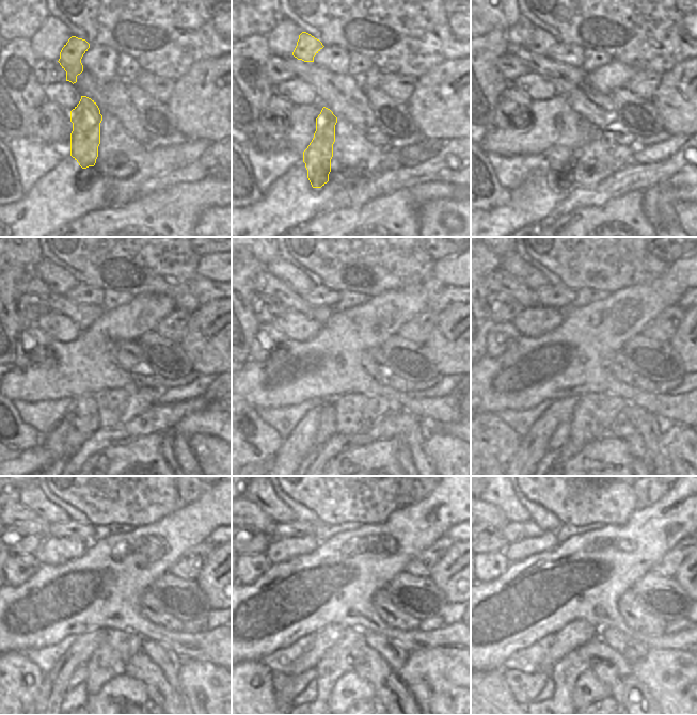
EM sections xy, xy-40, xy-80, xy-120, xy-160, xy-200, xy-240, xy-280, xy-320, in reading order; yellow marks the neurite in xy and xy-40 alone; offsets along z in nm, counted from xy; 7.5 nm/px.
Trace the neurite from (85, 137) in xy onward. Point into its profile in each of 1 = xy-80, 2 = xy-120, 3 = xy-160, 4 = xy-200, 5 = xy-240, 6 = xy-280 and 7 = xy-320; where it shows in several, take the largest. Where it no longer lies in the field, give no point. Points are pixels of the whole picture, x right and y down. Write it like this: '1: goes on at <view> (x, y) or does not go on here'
1: goes on at xy-80 (558, 159)
2: goes on at xy-120 (83, 413)
3: goes on at xy-160 (326, 428)
4: goes on at xy-200 (561, 434)
5: goes on at xy-240 (80, 674)
6: goes on at xy-280 (286, 687)
7: goes on at xy-320 (524, 687)

